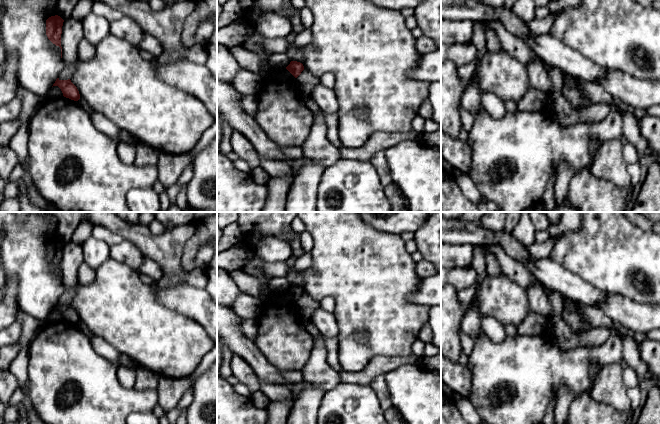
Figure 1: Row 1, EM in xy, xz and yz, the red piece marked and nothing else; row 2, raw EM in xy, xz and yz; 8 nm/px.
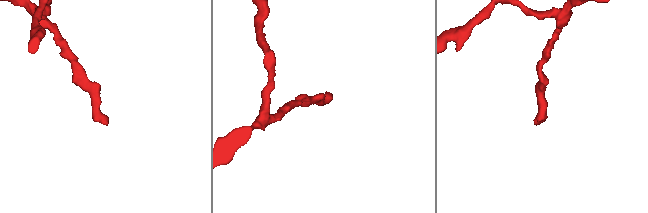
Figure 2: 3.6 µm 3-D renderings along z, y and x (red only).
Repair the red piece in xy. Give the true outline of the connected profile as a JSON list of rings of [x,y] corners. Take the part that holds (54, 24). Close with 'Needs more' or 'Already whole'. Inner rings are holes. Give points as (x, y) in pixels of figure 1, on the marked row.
[[[58,15],[51,16],[46,20],[46,35],[53,44],[61,48],[61,58],[62,58],[61,34],[63,22],[64,20]]]. Already whole

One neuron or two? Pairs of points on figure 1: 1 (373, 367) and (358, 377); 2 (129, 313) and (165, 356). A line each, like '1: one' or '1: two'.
1: one
2: one

